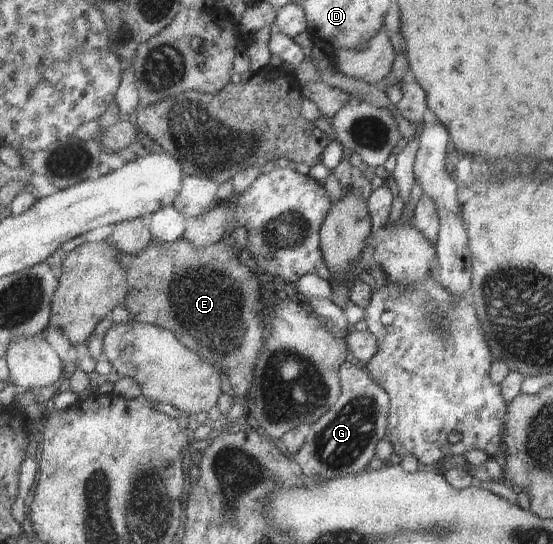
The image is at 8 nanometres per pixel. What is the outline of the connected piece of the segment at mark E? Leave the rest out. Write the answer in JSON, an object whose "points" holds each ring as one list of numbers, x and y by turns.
{"points":[[227,236,203,248,196,248,181,238,176,242,152,240,139,254,119,253,118,262,126,270,130,284,130,292,123,302,125,311,122,316,132,322,153,324,173,332,183,345,228,375,234,394,244,396,251,392,254,385,254,371,259,354,262,354,261,346,265,346,266,341,263,340,261,318,251,314,251,302,257,304,259,275,253,274,252,268,249,270,245,264,241,264,229,246]]}

